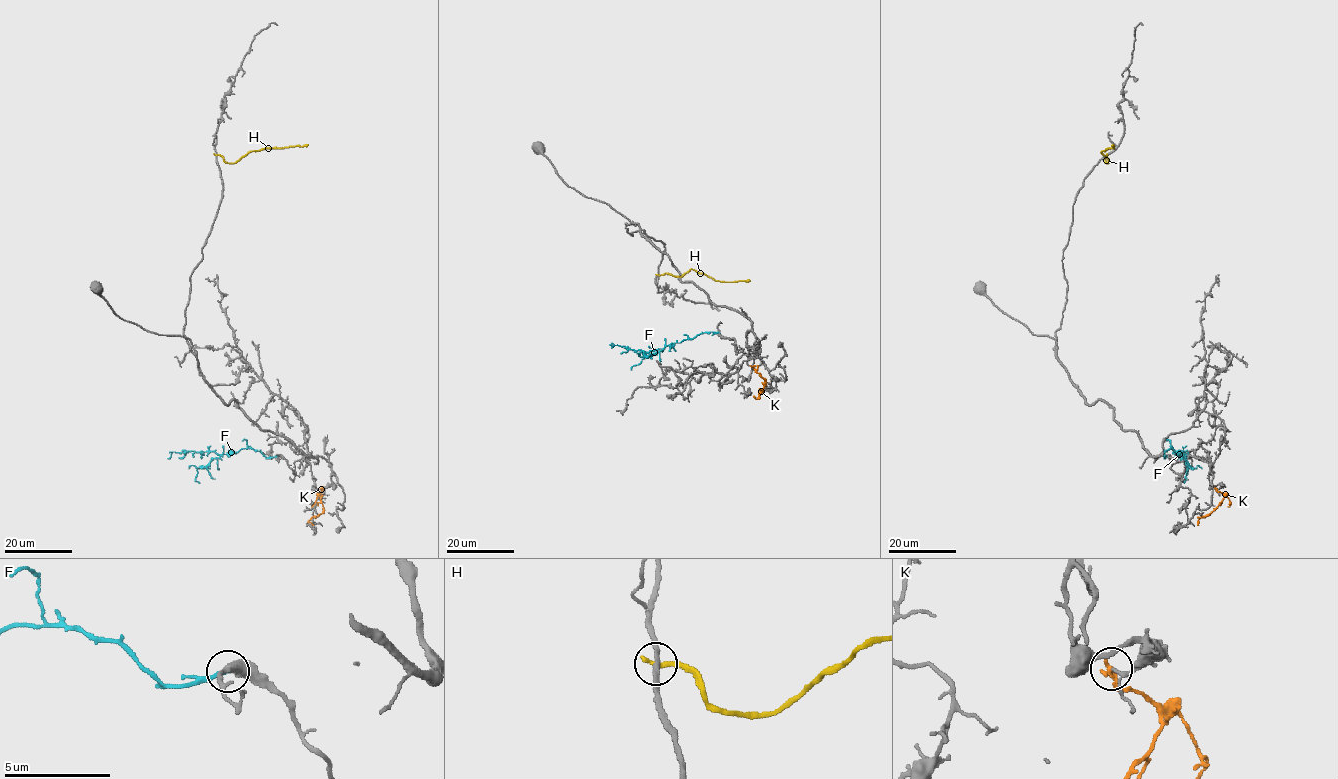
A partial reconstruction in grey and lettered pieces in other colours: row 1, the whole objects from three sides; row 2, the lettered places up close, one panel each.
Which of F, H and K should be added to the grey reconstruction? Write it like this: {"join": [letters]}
{"join": []}

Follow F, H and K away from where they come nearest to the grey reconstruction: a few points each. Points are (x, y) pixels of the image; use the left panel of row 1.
F: (276, 456), (265, 457), (259, 451), (242, 448), (221, 455), (211, 451), (173, 451), (167, 458)
H: (216, 155), (226, 162), (236, 163), (250, 152), (308, 144)
K: (323, 488), (320, 495), (323, 511), (309, 521), (314, 525)

